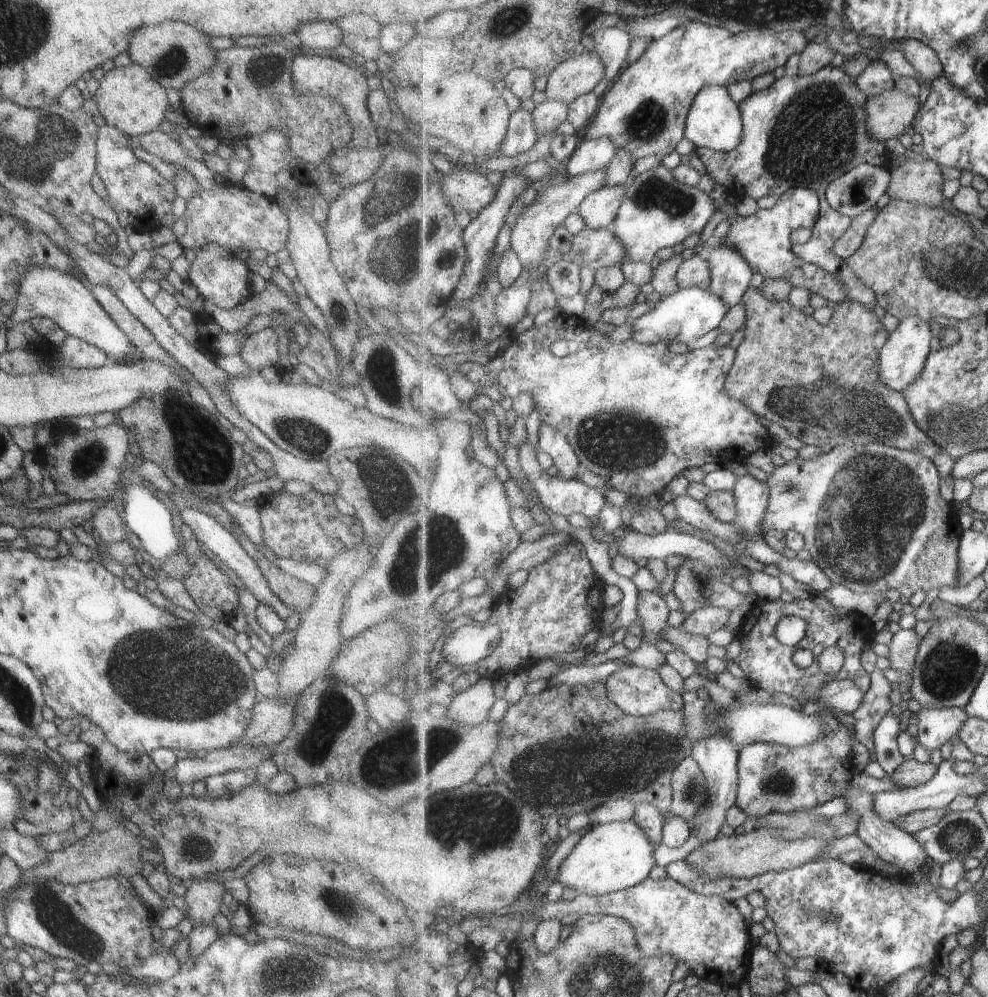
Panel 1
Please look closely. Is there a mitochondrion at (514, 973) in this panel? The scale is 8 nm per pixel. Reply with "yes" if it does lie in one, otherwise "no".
no

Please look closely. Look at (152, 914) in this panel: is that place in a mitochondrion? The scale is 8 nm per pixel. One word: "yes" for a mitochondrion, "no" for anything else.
no

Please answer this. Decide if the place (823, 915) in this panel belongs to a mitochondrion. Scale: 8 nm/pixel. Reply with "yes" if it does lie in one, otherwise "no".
yes

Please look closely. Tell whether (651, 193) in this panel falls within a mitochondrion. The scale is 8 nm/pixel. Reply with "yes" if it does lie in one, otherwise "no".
yes

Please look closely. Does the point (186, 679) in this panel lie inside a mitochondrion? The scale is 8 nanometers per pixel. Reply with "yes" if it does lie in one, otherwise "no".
yes

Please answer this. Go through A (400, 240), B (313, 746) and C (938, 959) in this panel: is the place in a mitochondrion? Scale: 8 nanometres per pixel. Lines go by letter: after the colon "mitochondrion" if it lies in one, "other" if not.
A: mitochondrion
B: mitochondrion
C: other

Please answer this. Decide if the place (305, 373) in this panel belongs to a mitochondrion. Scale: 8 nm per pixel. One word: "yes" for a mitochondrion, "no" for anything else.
no

